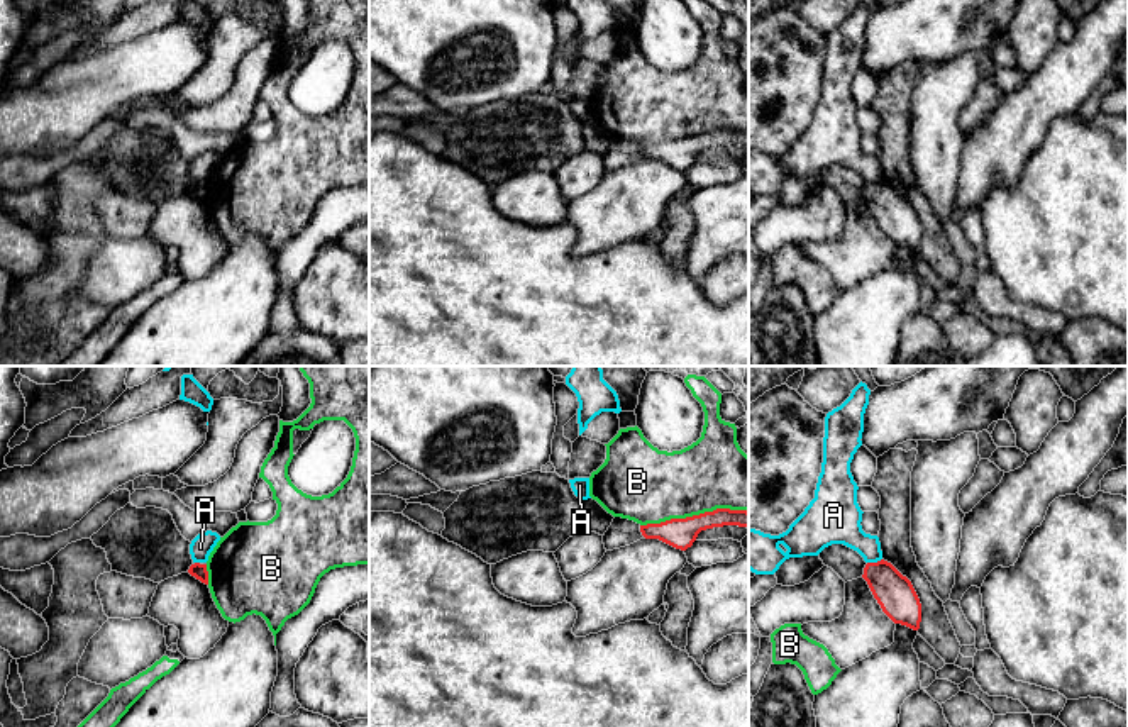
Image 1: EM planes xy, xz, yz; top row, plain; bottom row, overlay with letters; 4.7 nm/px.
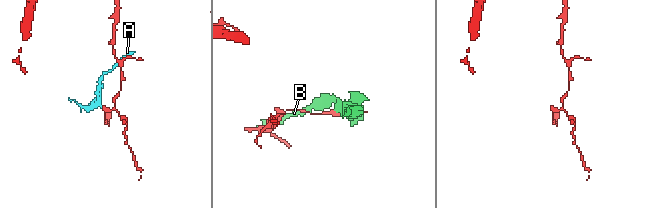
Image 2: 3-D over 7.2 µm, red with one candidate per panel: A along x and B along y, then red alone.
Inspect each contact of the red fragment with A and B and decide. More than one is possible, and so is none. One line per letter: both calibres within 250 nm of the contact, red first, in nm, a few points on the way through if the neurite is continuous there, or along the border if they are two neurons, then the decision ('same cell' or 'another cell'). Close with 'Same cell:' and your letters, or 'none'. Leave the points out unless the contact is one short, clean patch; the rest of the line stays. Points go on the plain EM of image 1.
A: calibres 180 and 190 nm; border yz (881, 178), (868, 183); another cell
B: calibres 140 and 360 nm; another cell
Same cell: none

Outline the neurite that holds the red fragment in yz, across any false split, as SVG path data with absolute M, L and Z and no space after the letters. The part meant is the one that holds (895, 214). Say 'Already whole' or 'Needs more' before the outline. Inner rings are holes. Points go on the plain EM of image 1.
Already whole. M867 183L862 198L867 202L882 232L894 242L913 251L920 249L921 224L911 205L891 183Z

